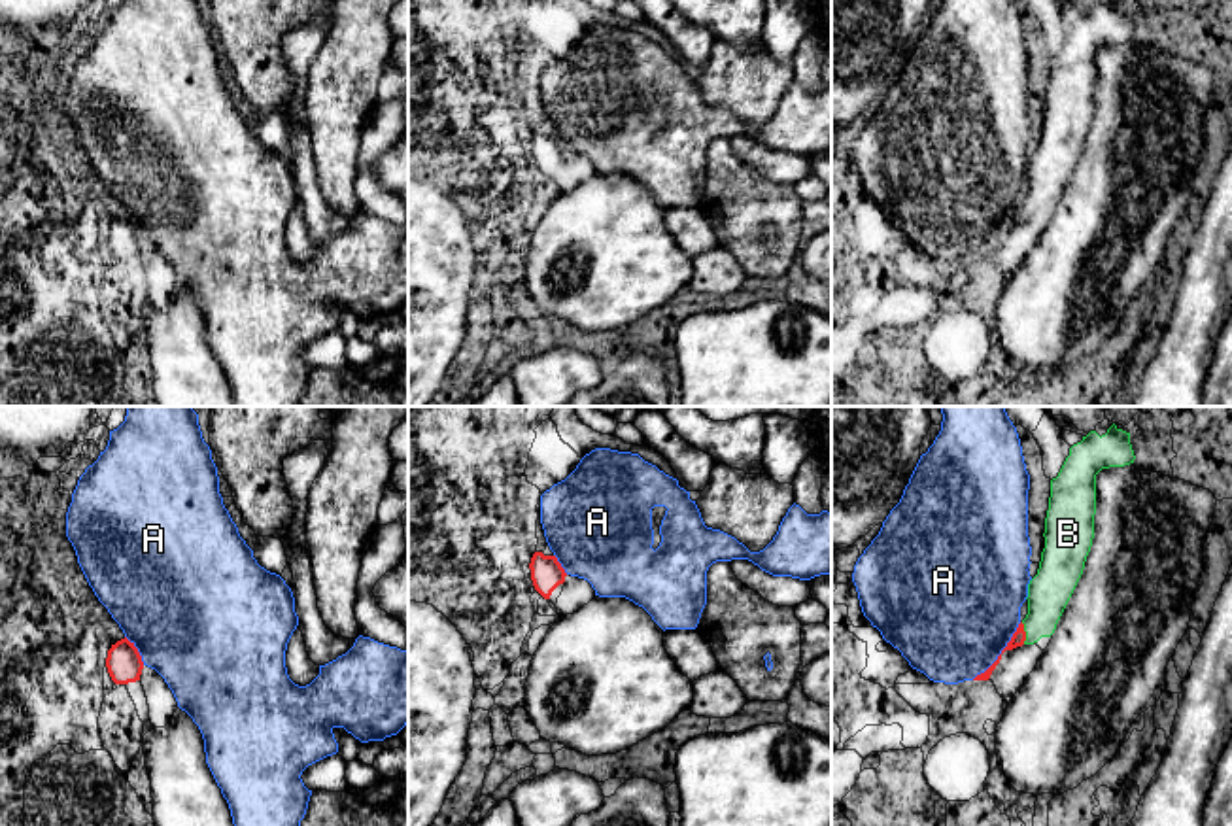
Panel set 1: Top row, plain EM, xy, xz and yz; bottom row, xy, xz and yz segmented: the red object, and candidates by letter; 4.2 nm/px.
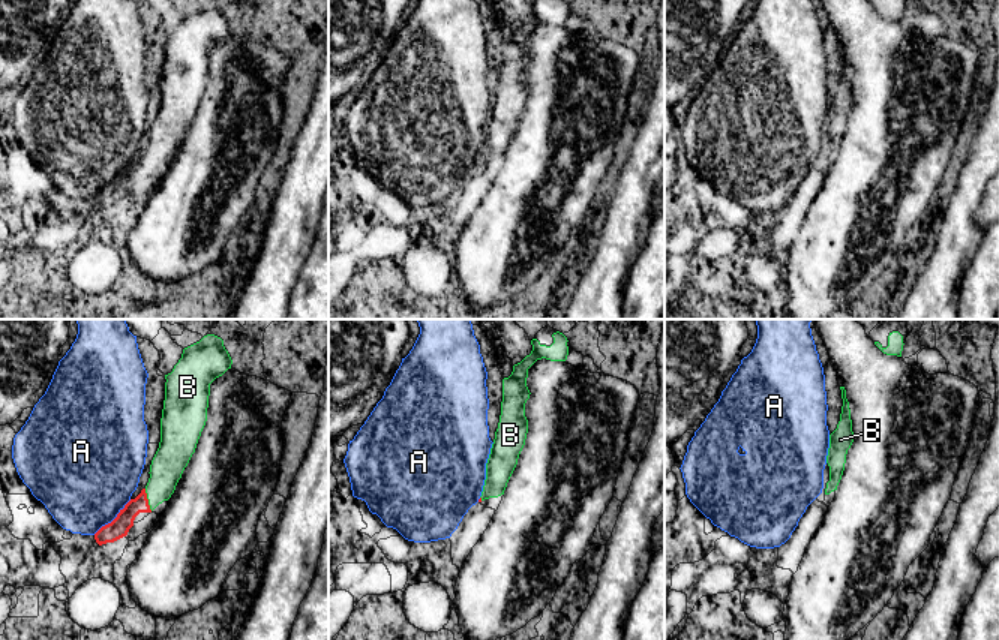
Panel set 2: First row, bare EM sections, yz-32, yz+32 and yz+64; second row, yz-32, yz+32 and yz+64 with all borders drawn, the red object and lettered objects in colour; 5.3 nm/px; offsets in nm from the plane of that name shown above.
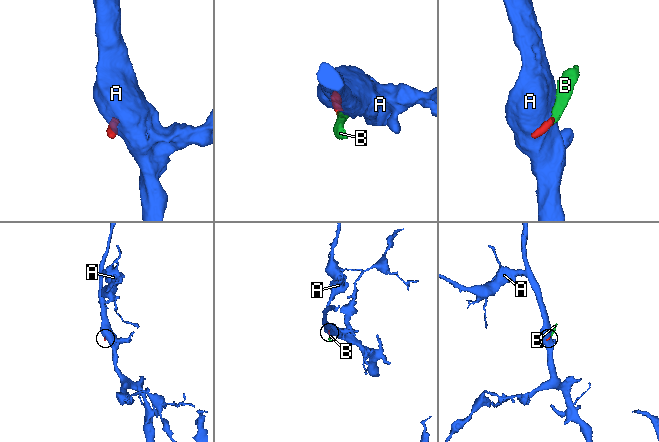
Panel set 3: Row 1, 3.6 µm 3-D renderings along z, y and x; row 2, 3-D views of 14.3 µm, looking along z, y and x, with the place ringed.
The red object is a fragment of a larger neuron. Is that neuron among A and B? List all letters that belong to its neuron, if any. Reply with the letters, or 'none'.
B

